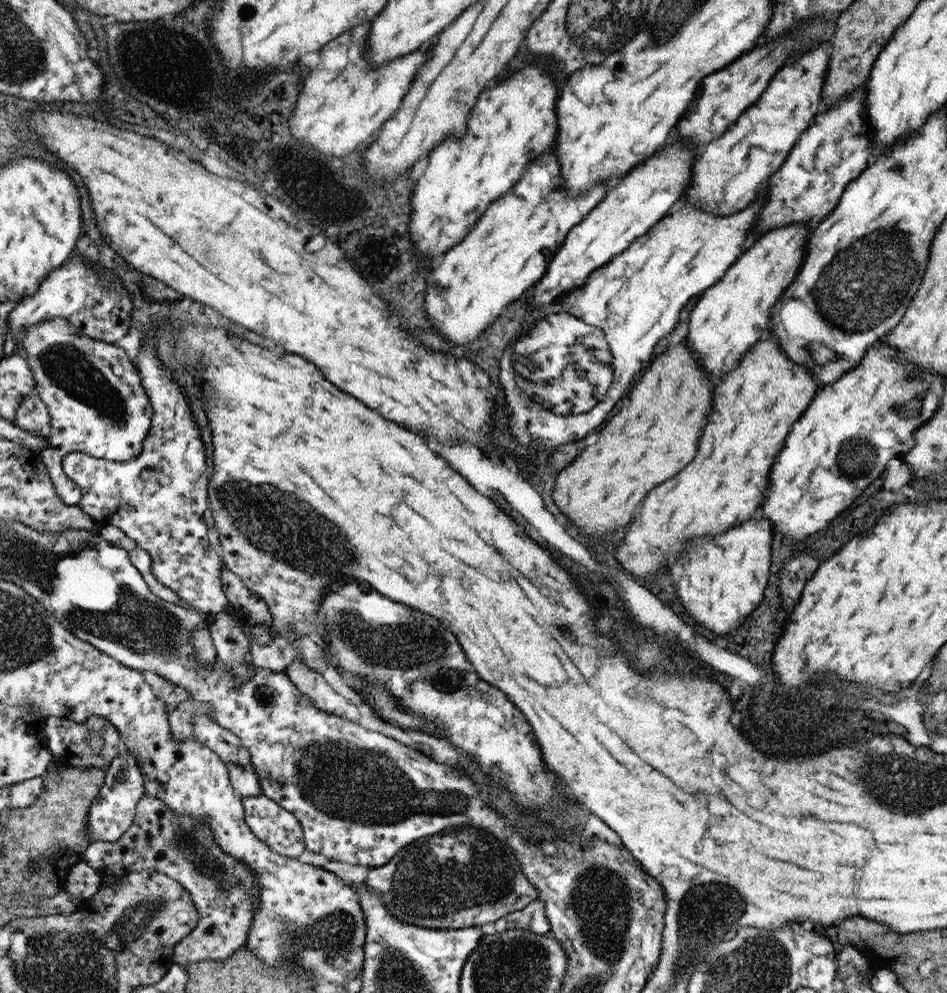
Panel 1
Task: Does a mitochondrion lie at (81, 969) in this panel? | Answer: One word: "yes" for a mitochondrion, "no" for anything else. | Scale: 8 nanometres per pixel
yes

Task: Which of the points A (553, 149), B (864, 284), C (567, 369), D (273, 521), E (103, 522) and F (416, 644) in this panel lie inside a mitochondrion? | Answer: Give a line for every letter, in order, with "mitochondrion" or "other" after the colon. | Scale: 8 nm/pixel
A: other
B: mitochondrion
C: mitochondrion
D: mitochondrion
E: other
F: mitochondrion

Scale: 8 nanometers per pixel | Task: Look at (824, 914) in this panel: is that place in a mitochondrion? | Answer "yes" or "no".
no

